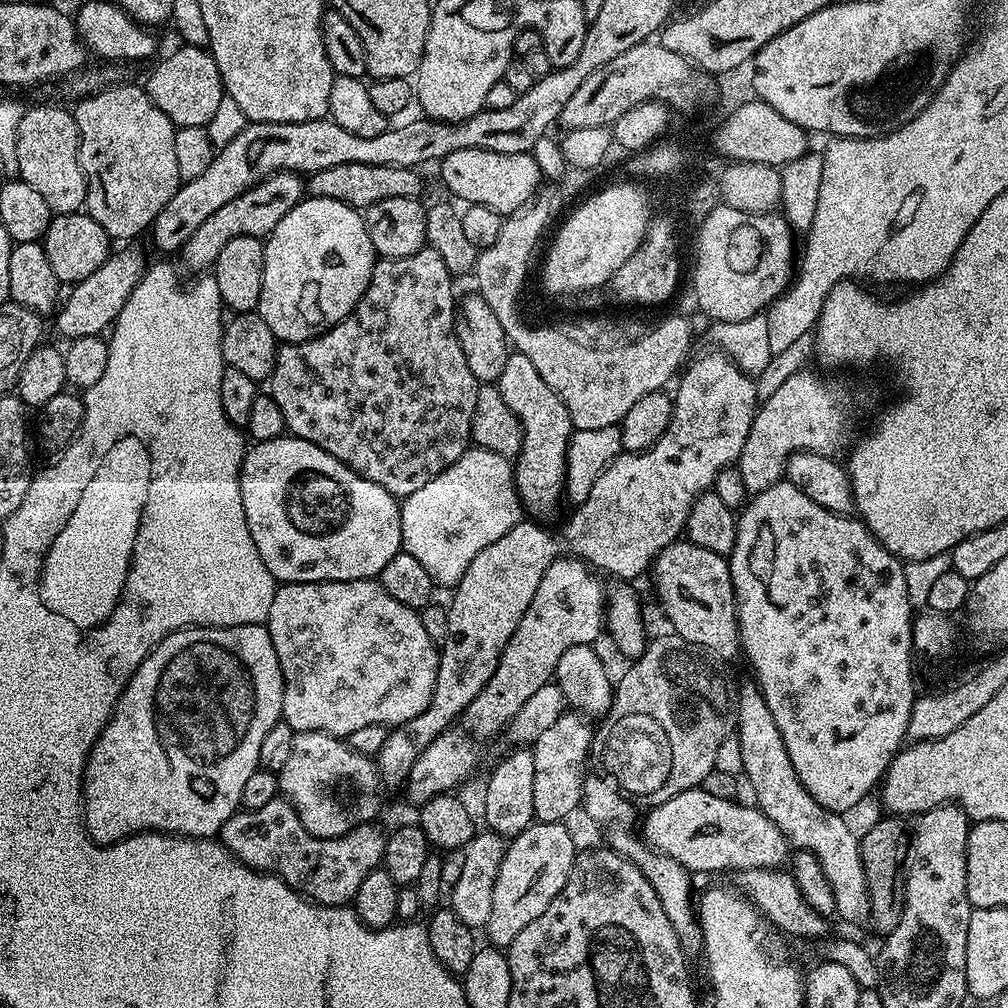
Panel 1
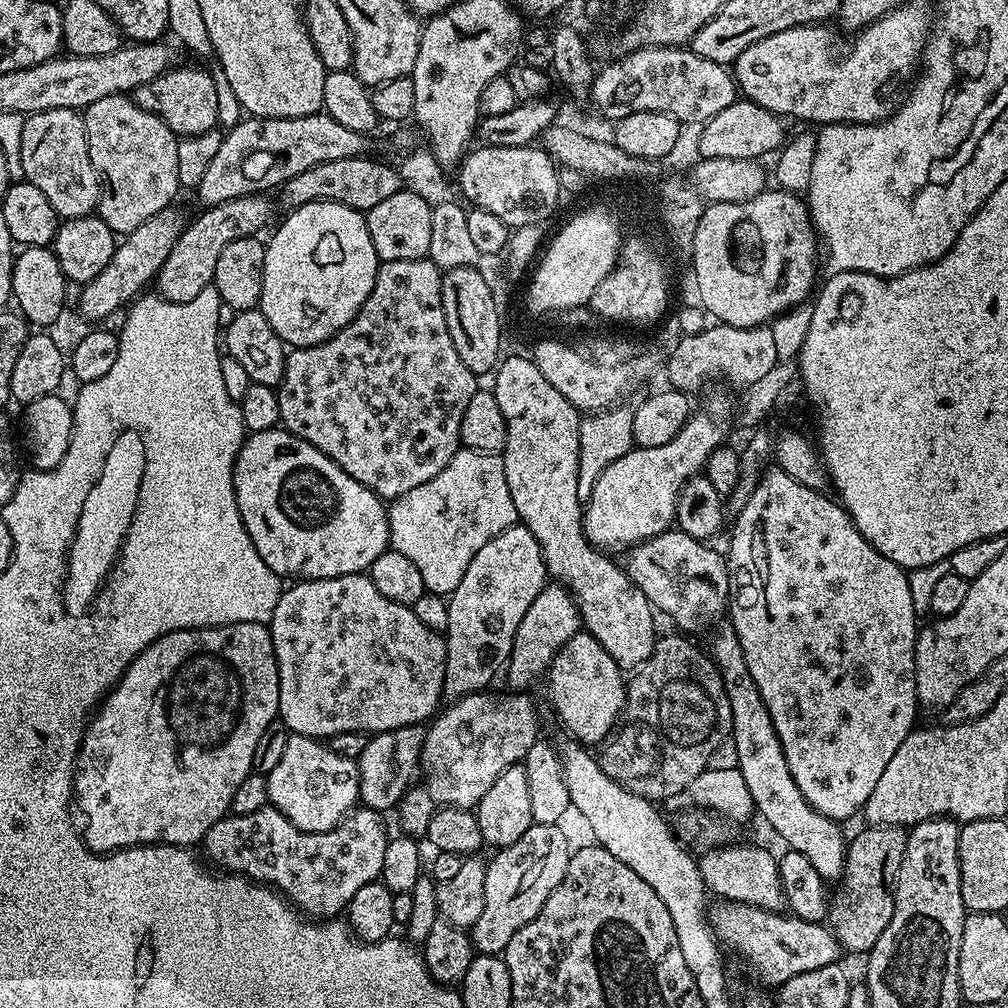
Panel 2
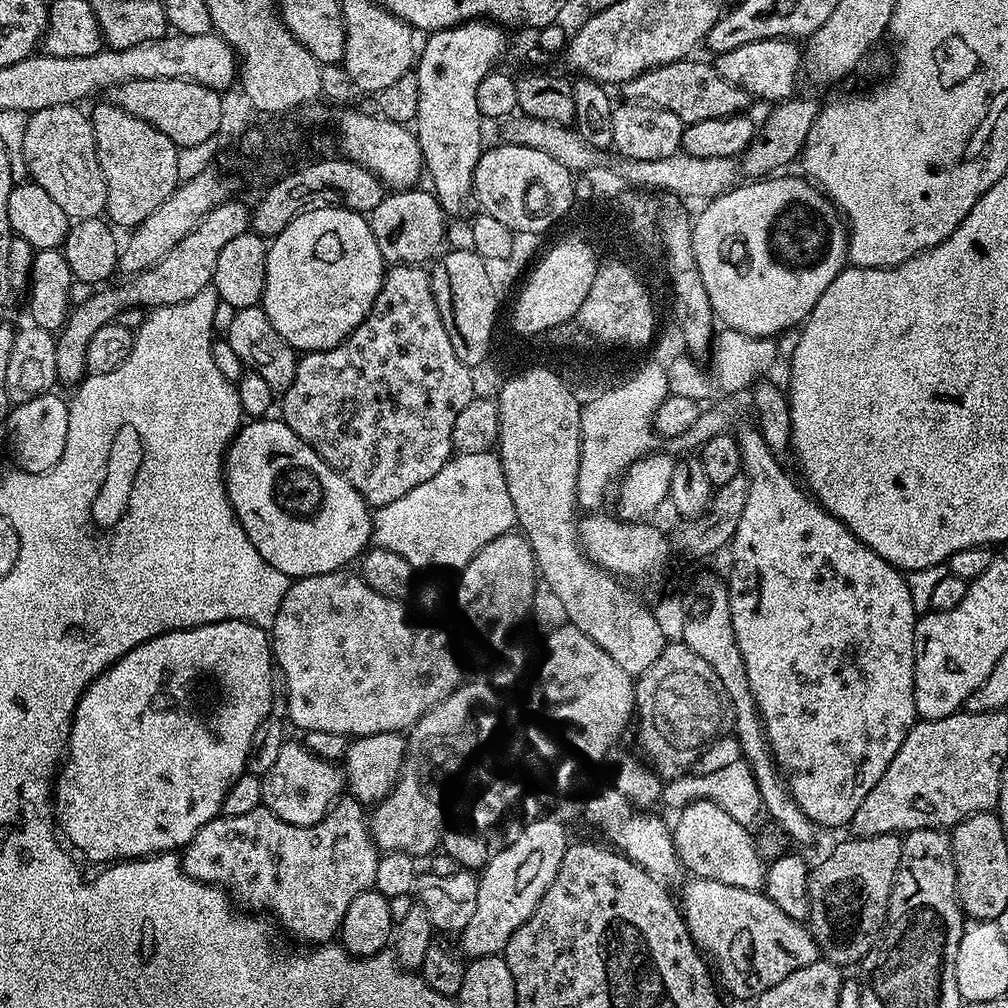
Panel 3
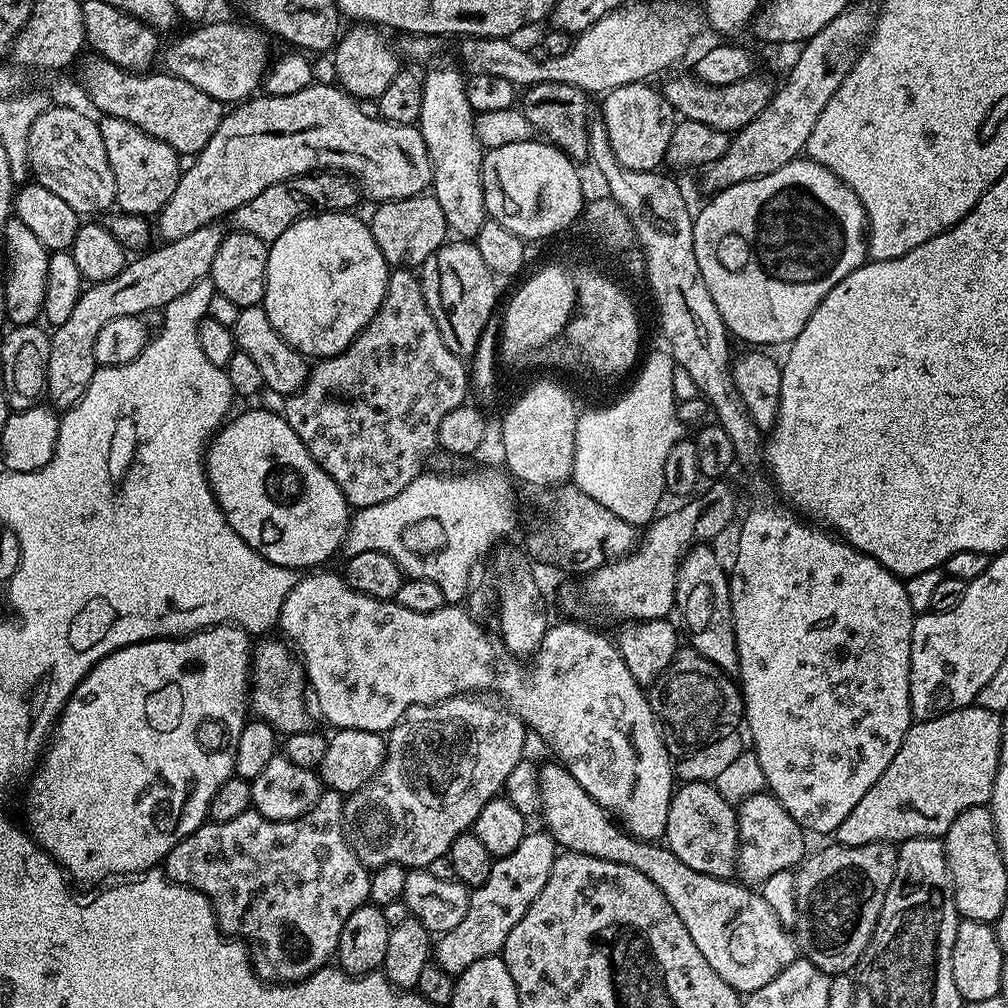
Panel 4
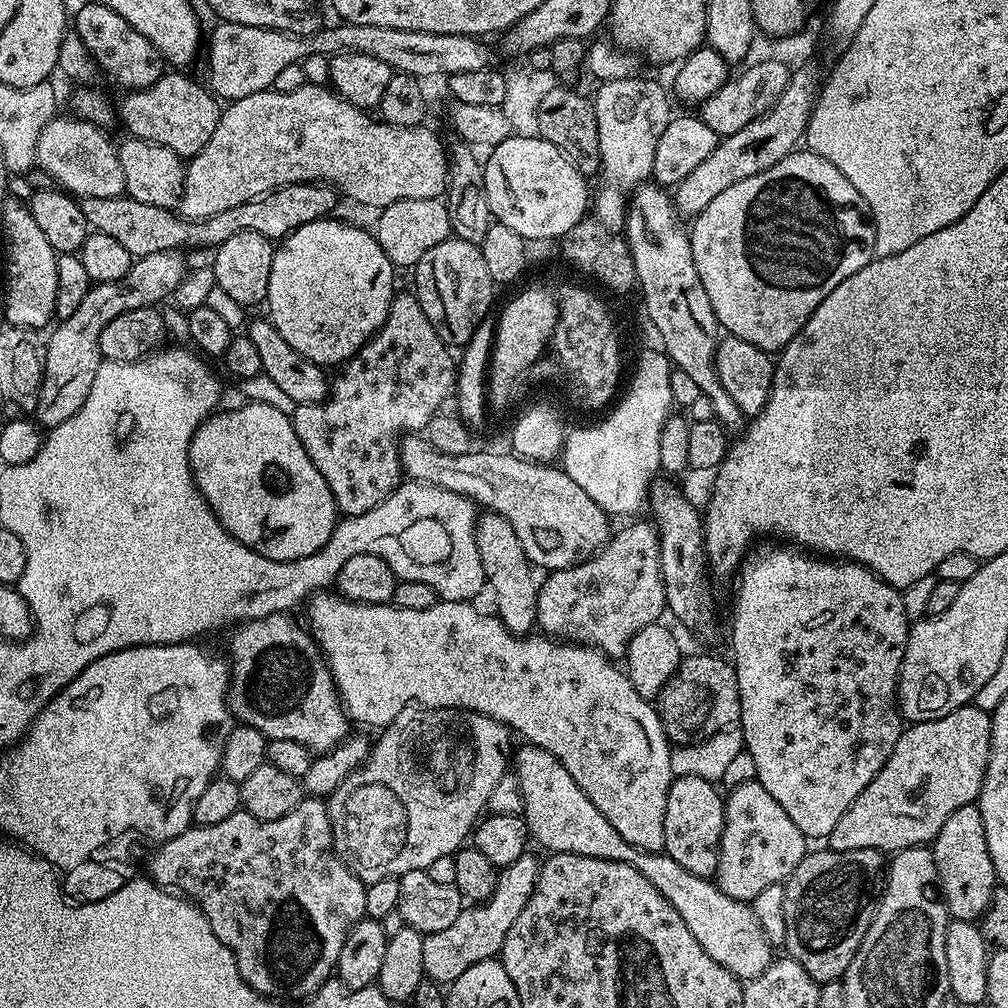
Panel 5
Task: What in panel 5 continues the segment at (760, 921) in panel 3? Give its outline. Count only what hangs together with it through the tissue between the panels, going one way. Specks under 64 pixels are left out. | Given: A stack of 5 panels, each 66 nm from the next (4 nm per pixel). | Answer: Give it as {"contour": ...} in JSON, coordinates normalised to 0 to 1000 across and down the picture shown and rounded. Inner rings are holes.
{"contour":[[[521,737],[519,741],[511,743],[510,766],[516,771],[516,783],[520,793],[518,807],[520,816],[524,819],[525,830],[531,836],[533,833],[538,840],[544,841],[545,846],[577,847],[581,851],[612,853],[629,859],[629,863],[633,863],[637,871],[641,871],[645,879],[649,879],[649,883],[653,883],[653,887],[657,887],[657,891],[661,891],[661,895],[665,895],[665,899],[669,899],[669,903],[677,907],[677,915],[681,915],[685,927],[692,931],[692,938],[696,938],[696,942],[700,942],[700,946],[704,946],[704,950],[708,950],[712,958],[724,962],[724,966],[728,966],[731,972],[741,974],[752,970],[752,966],[756,966],[765,958],[768,951],[766,945],[768,938],[762,934],[760,927],[756,927],[756,919],[752,919],[752,911],[739,894],[724,891],[705,872],[685,867],[681,859],[673,859],[673,855],[669,855],[669,851],[665,851],[660,844],[639,845],[636,841],[625,839],[625,835],[621,835],[621,831],[617,831],[617,827],[613,827],[613,823],[609,823],[609,819],[605,819],[605,815],[597,812],[597,804],[593,804],[593,800],[589,800],[585,792],[581,792],[573,776],[565,772],[565,764],[562,764],[562,760],[558,760],[558,756],[554,756],[554,752],[546,748],[546,744],[533,742],[531,738],[526,737]]]}

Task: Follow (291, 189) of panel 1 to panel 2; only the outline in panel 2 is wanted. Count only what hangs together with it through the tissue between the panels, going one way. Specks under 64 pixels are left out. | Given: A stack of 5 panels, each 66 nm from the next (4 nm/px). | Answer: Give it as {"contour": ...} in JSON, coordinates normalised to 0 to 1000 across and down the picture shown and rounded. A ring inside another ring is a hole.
{"contour":[[[265,193],[241,194],[228,200],[212,202],[201,207],[202,211],[194,219],[184,225],[183,231],[171,245],[171,250],[159,266],[157,275],[158,293],[169,300],[188,300],[188,296],[196,296],[200,288],[210,282],[212,264],[216,264],[216,256],[220,247],[228,244],[236,236],[244,236],[261,231],[266,217],[270,214],[270,202]]]}

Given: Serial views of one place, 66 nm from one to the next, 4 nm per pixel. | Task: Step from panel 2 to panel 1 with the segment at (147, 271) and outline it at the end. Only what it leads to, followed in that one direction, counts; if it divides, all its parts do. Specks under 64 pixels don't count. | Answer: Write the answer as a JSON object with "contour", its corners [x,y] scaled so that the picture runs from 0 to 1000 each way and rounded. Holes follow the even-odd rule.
{"contour":[[[123,244],[120,250],[112,249],[89,276],[81,276],[81,280],[70,283],[68,292],[63,299],[62,305],[55,311],[56,325],[62,332],[73,338],[78,333],[97,333],[106,330],[114,321],[117,312],[121,312],[121,304],[125,304],[125,296],[143,274],[145,261],[143,254],[135,244]],[[67,298],[67,299],[66,299]],[[63,306],[63,307],[63,307]]]}

